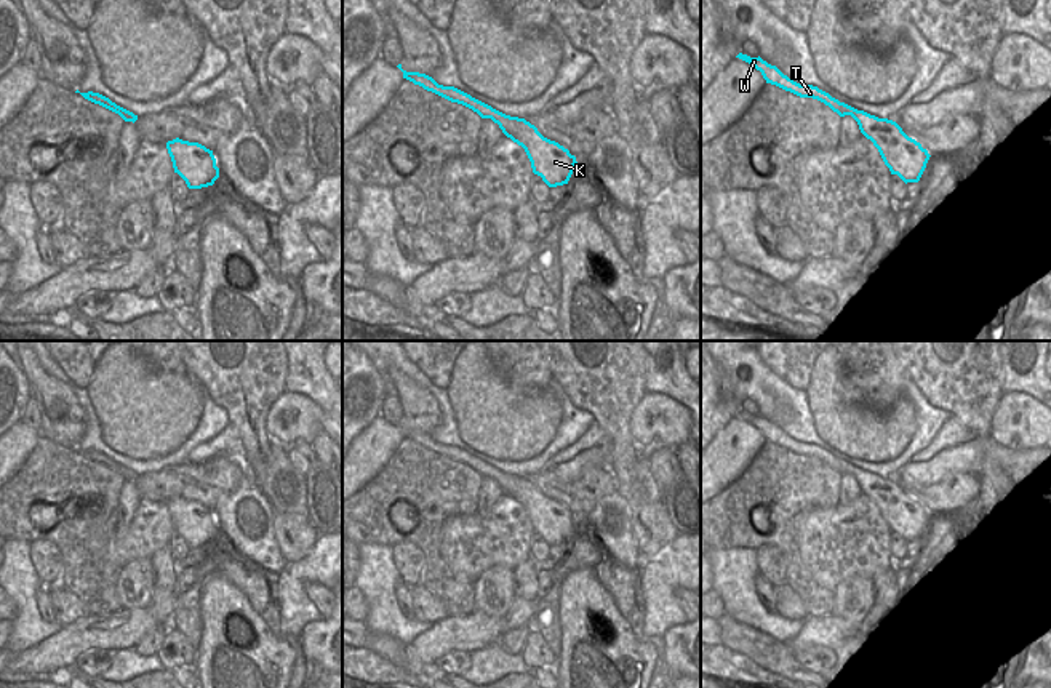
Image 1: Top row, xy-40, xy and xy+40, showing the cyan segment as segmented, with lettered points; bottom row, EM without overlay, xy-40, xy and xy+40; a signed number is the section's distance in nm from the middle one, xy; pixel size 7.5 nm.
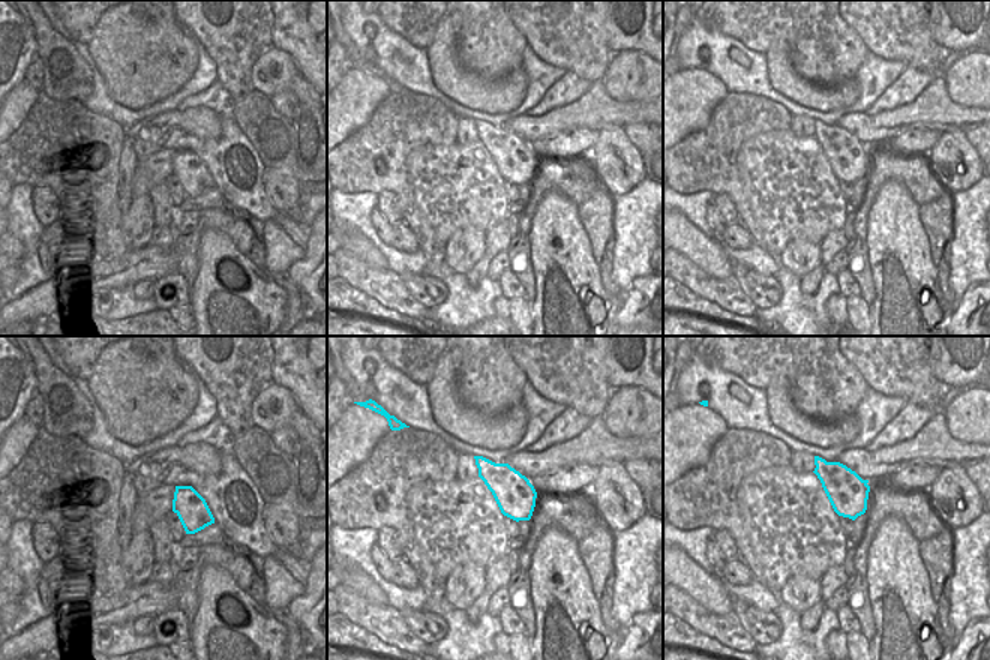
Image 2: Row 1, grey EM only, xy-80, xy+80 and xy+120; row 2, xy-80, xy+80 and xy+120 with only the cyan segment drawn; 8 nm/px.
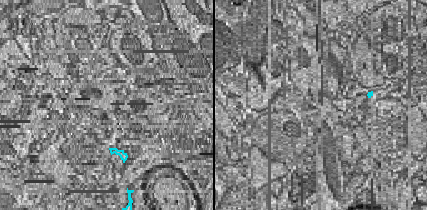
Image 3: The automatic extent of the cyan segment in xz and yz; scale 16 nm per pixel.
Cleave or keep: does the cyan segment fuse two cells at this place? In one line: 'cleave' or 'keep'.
keep

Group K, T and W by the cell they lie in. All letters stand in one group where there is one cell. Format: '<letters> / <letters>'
K T W

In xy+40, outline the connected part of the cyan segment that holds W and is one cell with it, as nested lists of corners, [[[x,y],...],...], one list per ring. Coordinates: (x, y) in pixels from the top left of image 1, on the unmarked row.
[[[739,411],[736,416],[749,421],[757,429],[760,429],[766,442],[776,443],[800,456],[817,458],[829,464],[840,475],[851,474],[857,480],[861,491],[878,507],[891,533],[897,533],[905,542],[920,539],[931,514],[926,507],[921,506],[920,501],[909,496],[896,480],[878,477],[864,469],[857,469],[832,456],[829,451],[819,448],[817,445],[800,443],[784,434],[776,424],[763,419],[760,414],[750,416]]]

